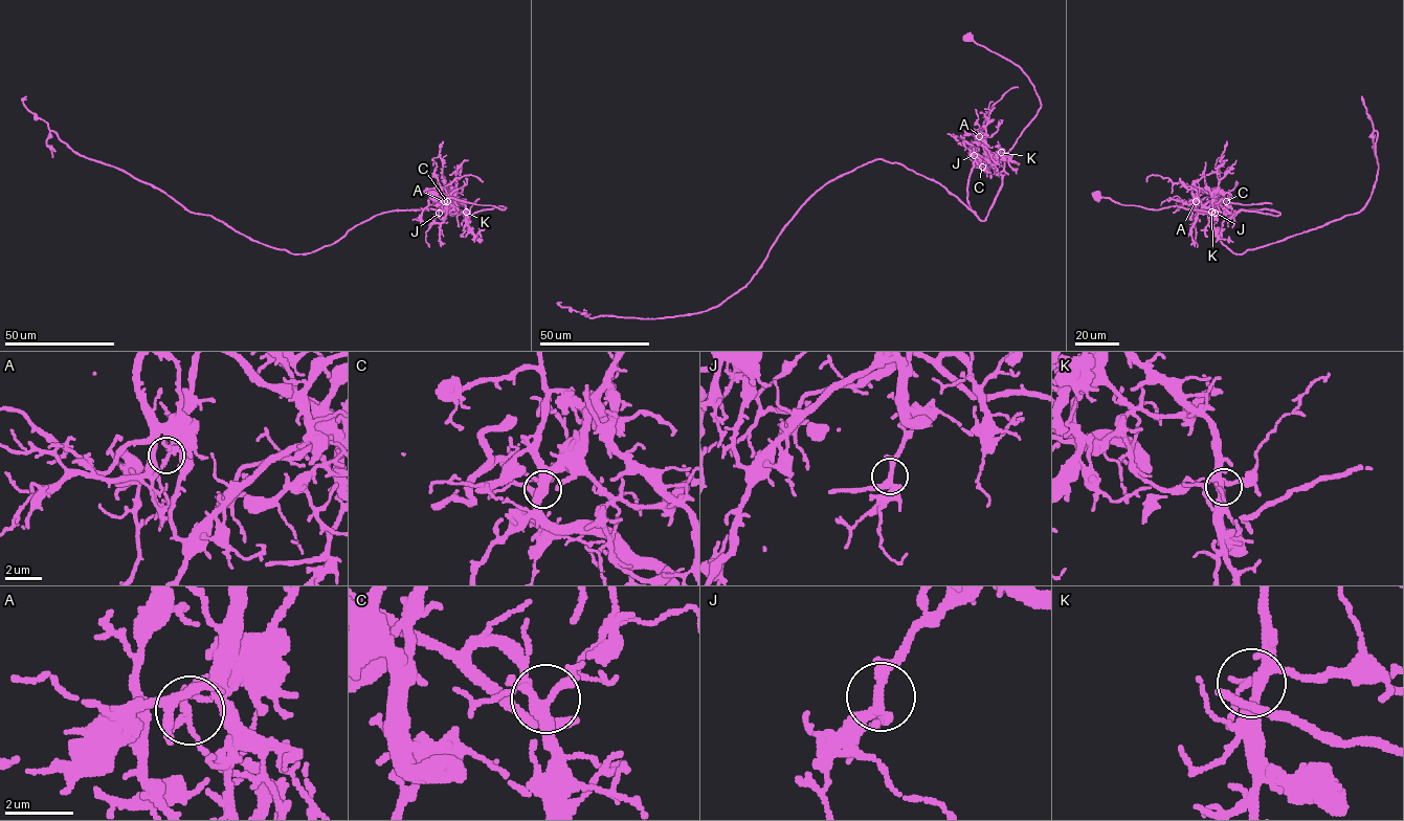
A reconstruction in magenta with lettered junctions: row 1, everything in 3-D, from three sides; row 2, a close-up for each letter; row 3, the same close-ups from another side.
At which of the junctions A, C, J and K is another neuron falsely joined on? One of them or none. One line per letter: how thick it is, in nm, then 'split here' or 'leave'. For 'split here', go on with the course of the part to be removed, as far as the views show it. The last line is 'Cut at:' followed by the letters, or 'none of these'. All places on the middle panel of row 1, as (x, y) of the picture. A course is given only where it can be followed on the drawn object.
A: calibre 170 nm; split here
C: calibre 240 nm; leave
J: calibre 240 nm; leave
K: calibre 320 nm; leave
Cut at: A

